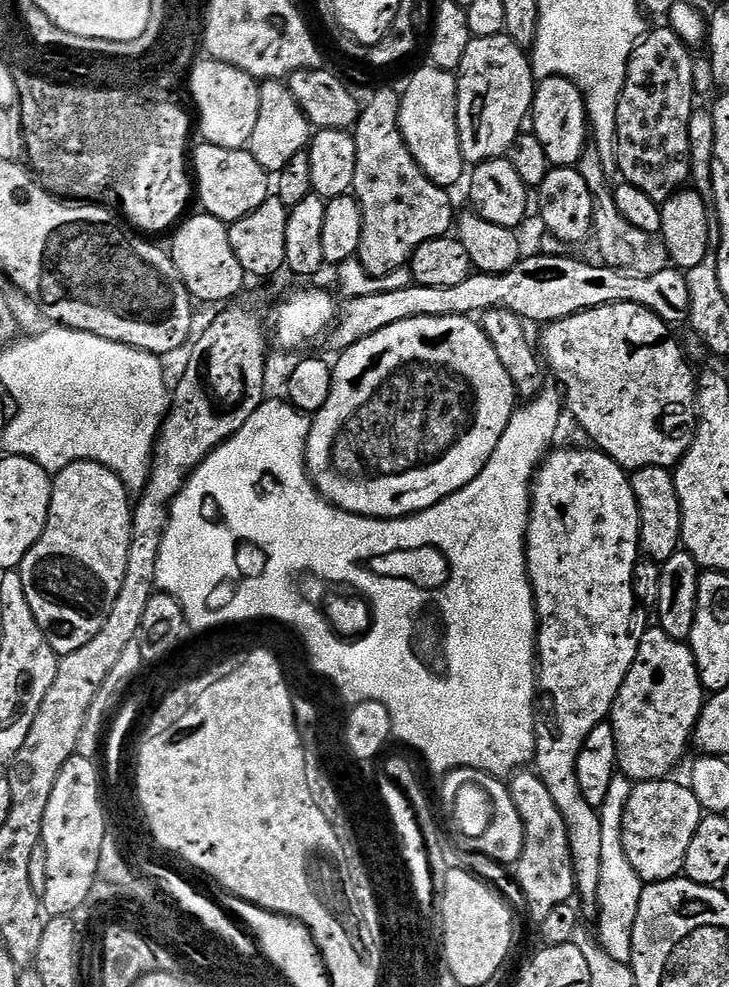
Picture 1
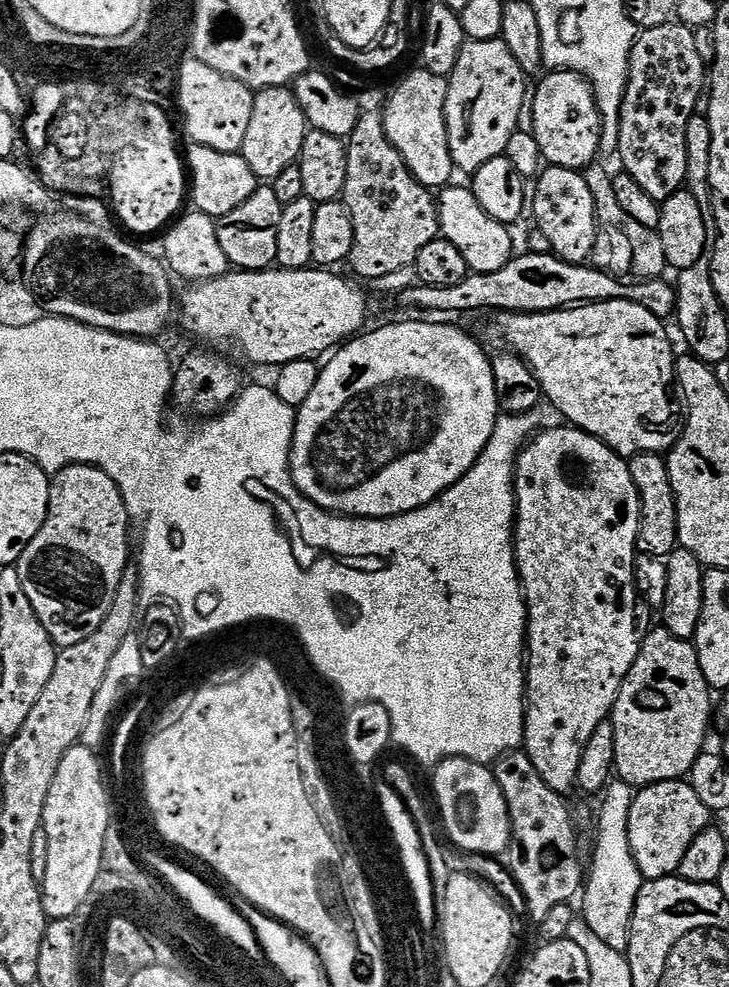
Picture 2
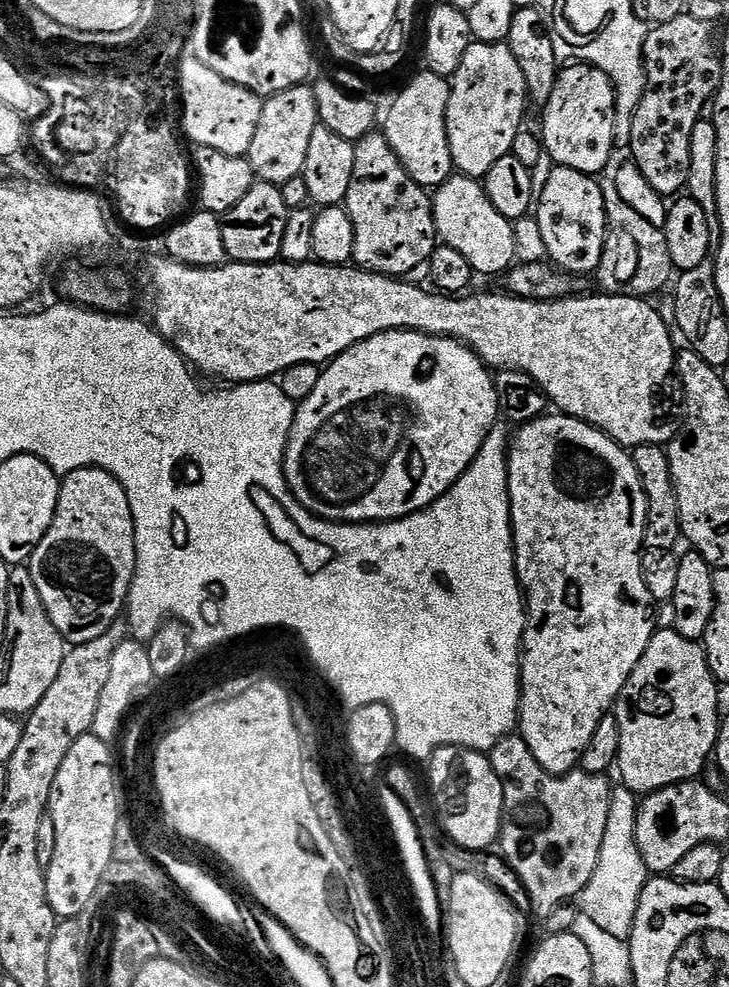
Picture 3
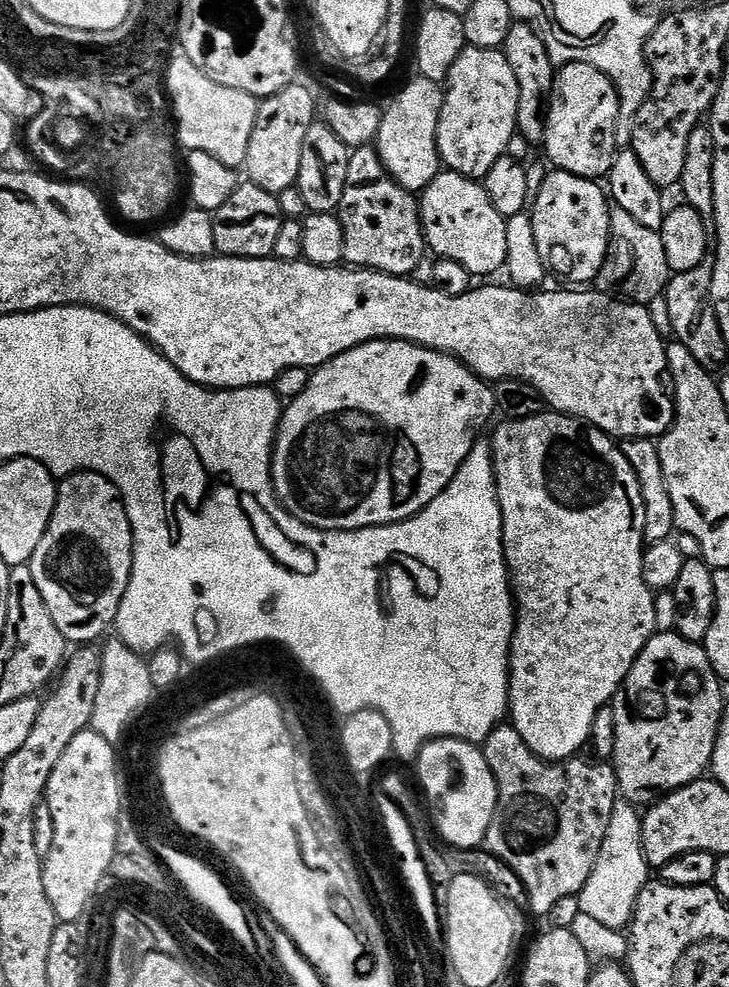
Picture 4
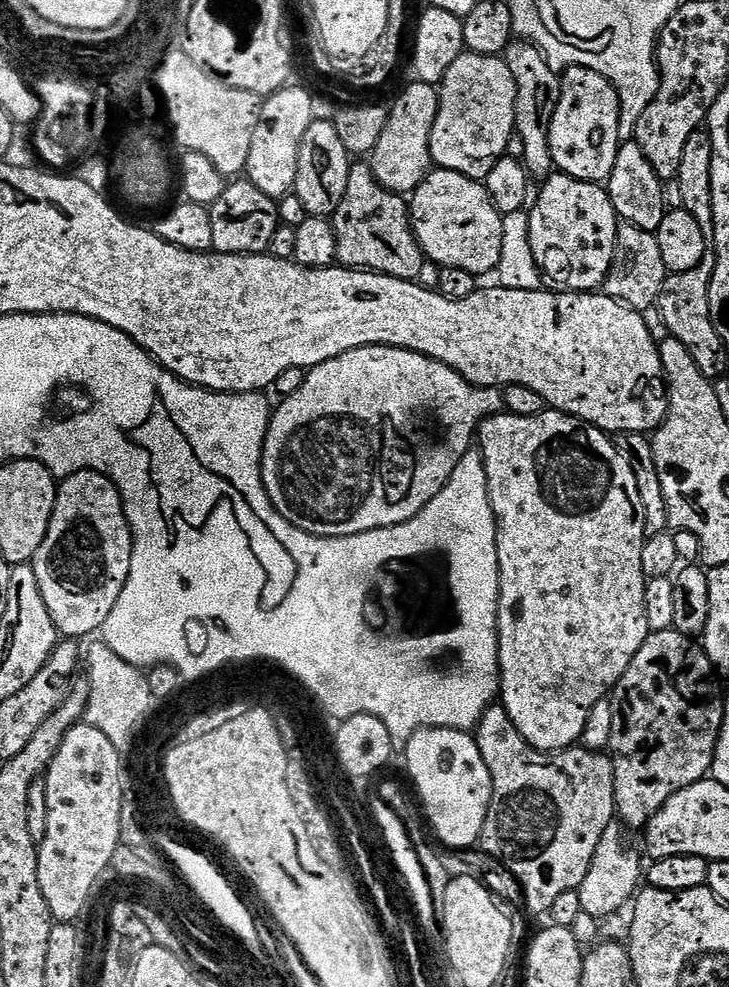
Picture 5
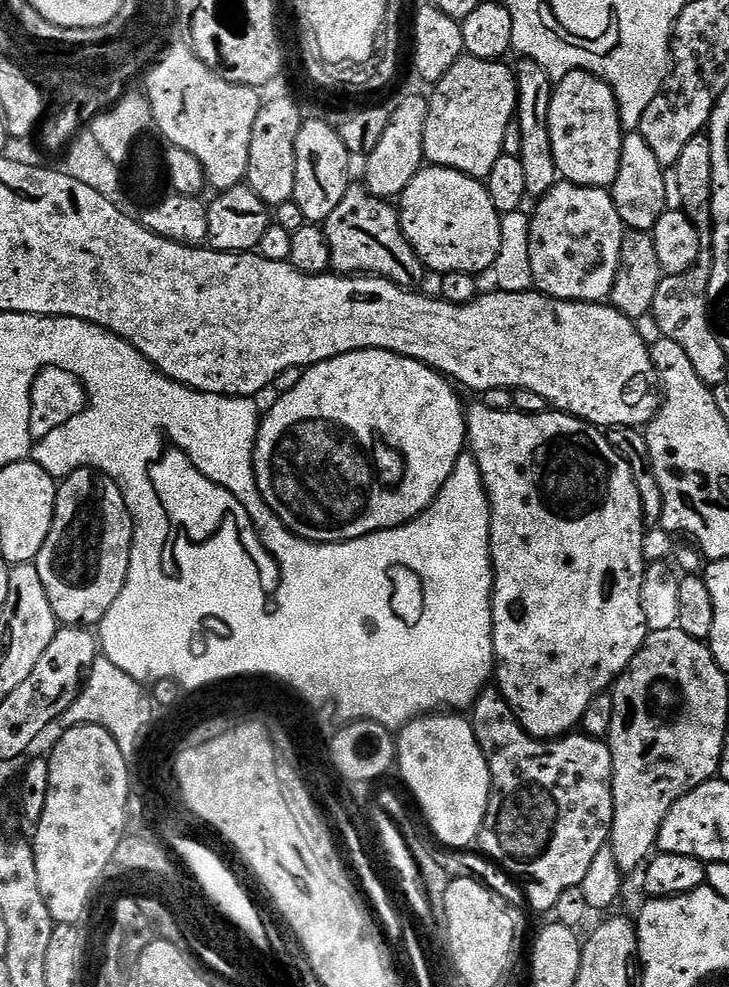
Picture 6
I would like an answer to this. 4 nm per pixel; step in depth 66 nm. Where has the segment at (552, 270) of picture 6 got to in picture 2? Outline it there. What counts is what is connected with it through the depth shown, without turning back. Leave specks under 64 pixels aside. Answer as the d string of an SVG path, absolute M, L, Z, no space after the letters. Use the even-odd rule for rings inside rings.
M555 166L545 167L535 184L536 193L530 196L530 212L536 215L538 232L561 260L571 264L585 263L595 249L597 230L594 194L590 194L590 186L586 186L577 169Z

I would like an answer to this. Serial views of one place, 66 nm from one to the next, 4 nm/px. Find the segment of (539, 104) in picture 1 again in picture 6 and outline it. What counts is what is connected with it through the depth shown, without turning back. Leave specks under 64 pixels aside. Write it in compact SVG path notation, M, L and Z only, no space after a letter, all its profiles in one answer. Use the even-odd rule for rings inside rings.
M568 72L555 85L548 124L559 175L569 184L611 189L618 178L626 135L620 102L612 85L593 72Z

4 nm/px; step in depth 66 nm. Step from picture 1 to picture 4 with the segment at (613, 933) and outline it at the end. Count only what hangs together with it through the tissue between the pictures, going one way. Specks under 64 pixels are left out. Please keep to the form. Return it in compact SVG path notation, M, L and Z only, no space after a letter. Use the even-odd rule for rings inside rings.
M624 798L616 800L606 828L606 837L595 859L595 868L577 897L581 915L616 931L625 929L631 923L637 898L650 880L650 866L641 850L641 819L637 807L631 801Z

